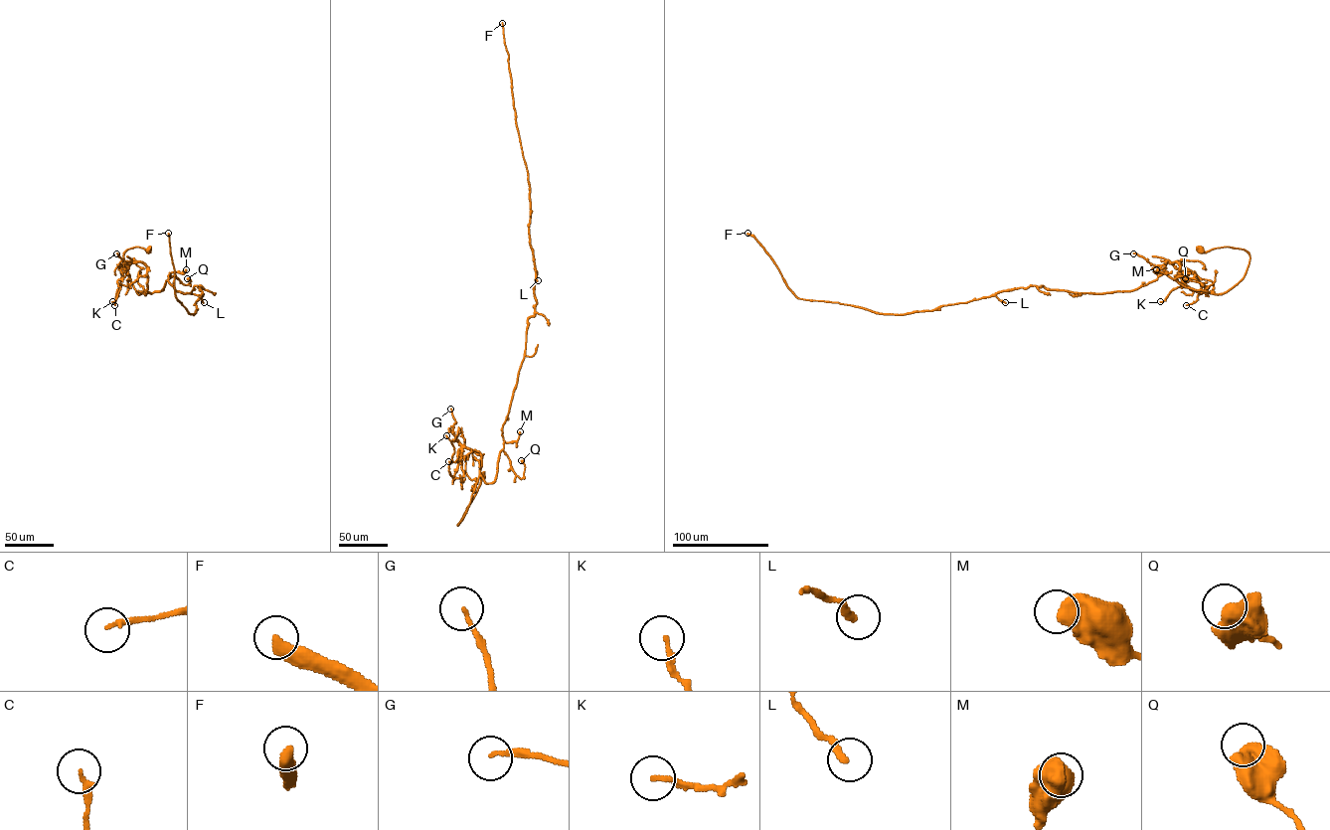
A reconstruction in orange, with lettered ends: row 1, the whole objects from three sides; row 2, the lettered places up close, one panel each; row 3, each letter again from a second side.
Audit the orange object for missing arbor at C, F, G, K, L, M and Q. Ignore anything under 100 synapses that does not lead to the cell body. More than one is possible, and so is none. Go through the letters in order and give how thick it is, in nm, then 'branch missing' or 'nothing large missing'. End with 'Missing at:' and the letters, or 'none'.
C: calibre 190 nm; nothing large missing
F: calibre 440 nm; branch missing
G: calibre 130 nm; nothing large missing
K: calibre 150 nm; nothing large missing
L: calibre 280 nm; nothing large missing
M: calibre 600 nm; nothing large missing
Q: calibre 700 nm; nothing large missing
Missing at: F

